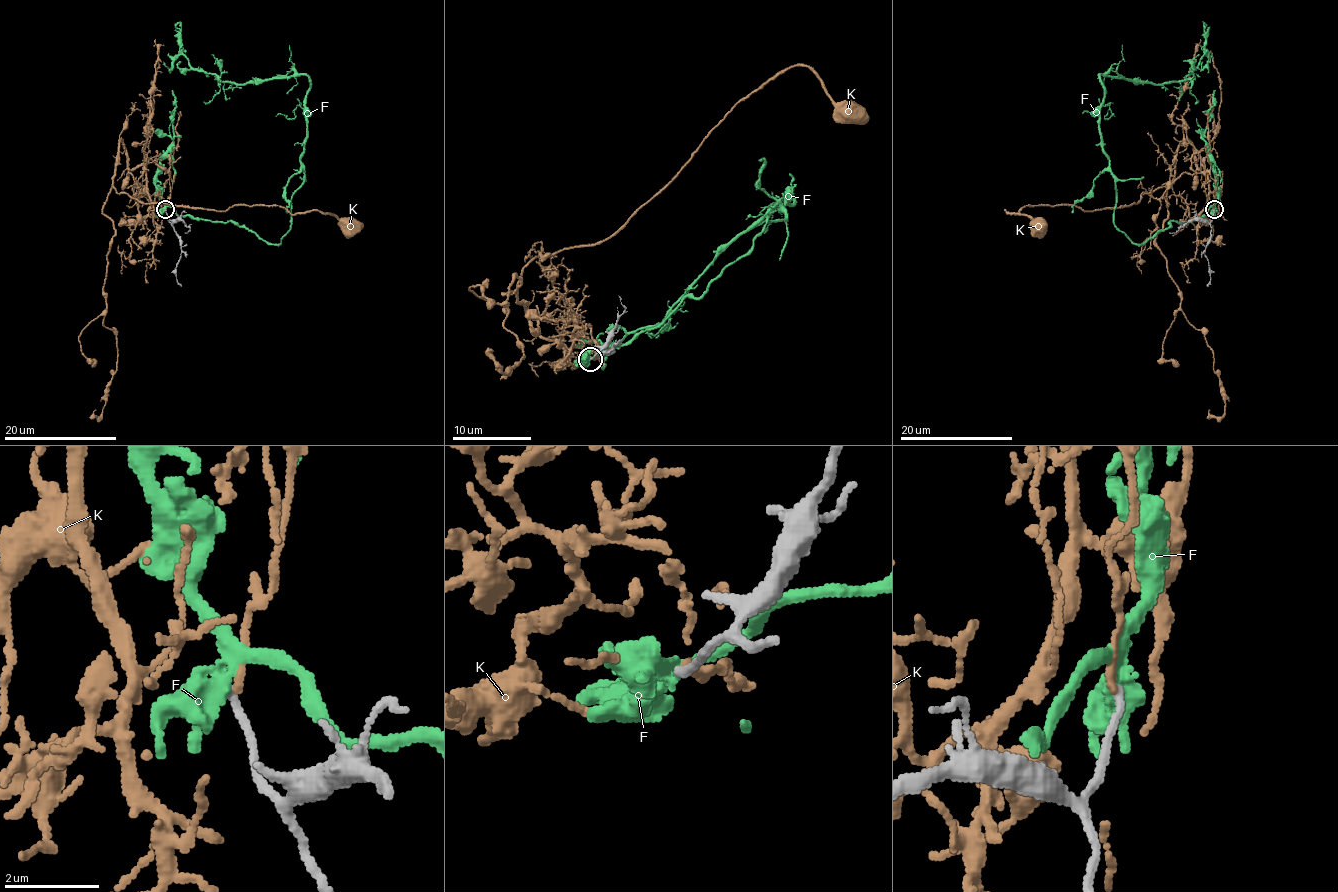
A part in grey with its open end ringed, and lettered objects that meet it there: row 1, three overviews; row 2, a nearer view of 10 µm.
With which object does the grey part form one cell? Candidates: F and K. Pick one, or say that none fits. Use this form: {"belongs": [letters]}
{"belongs": []}

